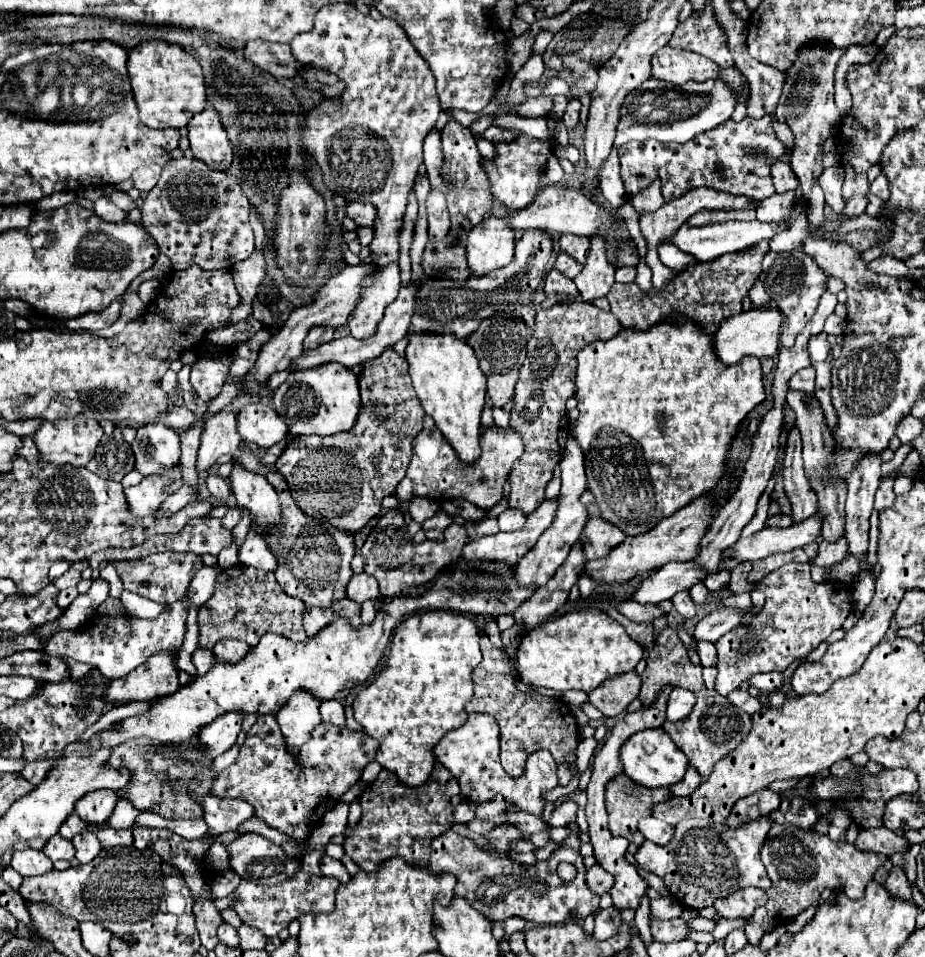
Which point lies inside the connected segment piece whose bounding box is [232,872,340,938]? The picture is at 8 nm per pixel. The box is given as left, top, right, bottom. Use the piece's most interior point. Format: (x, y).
(269, 908)

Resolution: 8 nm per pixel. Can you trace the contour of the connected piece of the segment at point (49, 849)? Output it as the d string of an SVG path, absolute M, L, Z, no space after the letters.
M56 834L46 844L46 850L42 850L42 852L46 852L46 856L52 862L56 862L56 860L72 860L74 858L74 846L72 846L72 842L66 840L66 838L62 838L60 834Z

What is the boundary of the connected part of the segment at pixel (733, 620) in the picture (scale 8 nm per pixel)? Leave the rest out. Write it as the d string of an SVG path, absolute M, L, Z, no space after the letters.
M722 606L718 610L714 610L712 614L704 616L698 622L692 636L696 638L696 642L712 642L712 644L716 644L720 640L720 636L724 636L728 630L736 628L744 616L746 614L738 612L736 608Z

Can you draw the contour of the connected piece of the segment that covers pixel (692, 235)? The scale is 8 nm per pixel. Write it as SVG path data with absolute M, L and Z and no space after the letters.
M754 220L754 222L720 222L720 224L700 226L700 228L682 224L670 238L666 238L662 242L674 244L682 252L694 256L698 262L708 262L708 260L714 260L722 254L730 254L734 250L744 250L746 246L754 246L754 242L760 242L764 238L772 238L774 234L776 234L776 224L760 222L760 220Z

